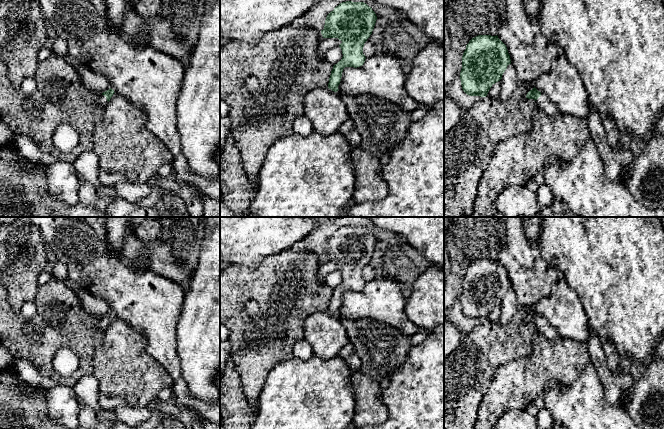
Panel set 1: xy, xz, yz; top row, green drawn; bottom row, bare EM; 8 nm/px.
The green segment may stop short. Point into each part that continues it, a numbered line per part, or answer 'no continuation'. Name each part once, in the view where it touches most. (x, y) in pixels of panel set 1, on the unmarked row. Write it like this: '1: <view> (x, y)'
1: xy (102, 325)

